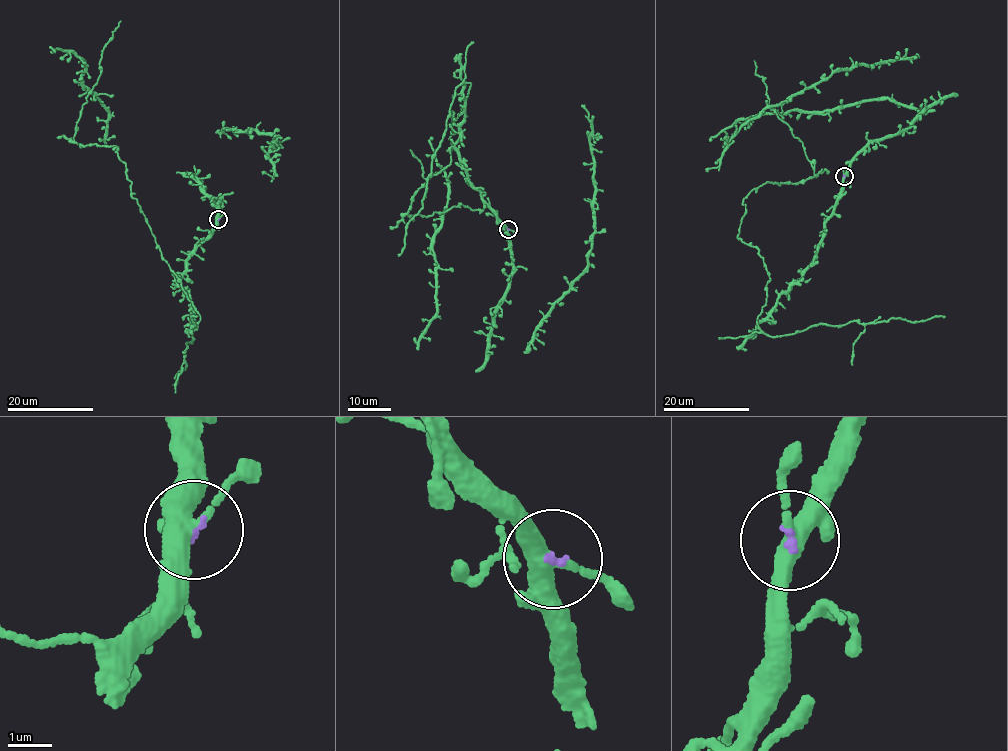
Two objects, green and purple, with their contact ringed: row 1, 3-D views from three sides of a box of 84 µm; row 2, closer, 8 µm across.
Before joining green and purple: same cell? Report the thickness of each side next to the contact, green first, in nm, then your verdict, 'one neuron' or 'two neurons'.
380 nm thick on the green side, 80 nm on the other; one neuron

